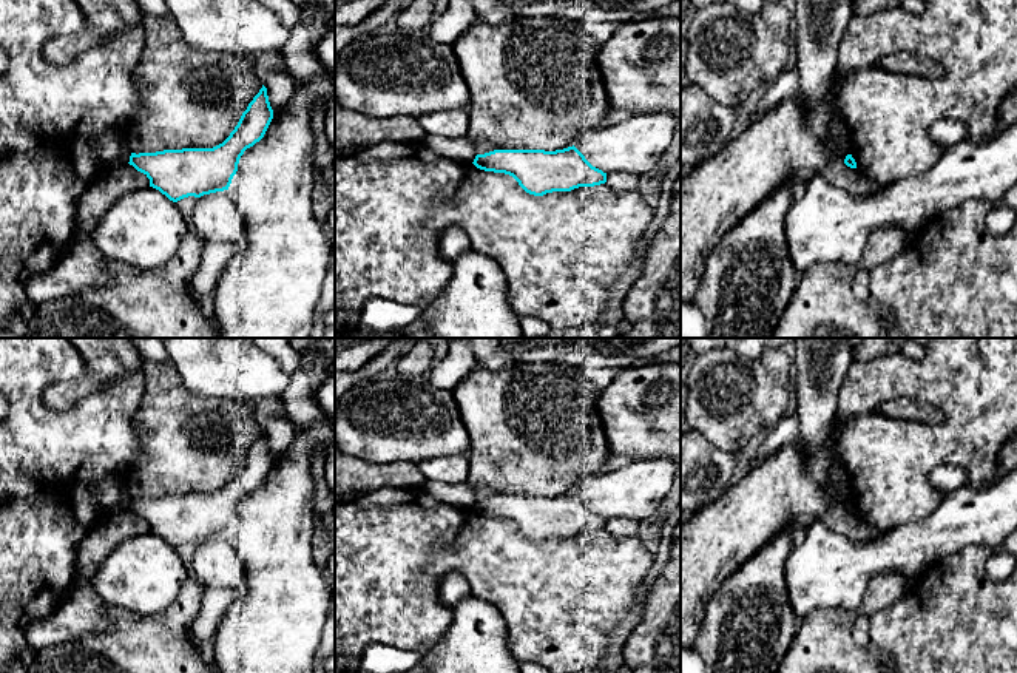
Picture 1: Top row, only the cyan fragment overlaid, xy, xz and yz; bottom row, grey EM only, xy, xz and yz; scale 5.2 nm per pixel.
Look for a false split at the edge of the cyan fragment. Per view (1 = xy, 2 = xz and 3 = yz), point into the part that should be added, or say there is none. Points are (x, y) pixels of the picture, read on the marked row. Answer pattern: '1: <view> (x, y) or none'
1: none
2: none
3: none

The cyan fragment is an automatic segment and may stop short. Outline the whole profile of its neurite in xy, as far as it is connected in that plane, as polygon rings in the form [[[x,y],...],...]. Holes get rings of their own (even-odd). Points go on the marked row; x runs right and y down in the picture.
[[[262,85],[222,144],[213,148],[131,153],[128,164],[150,179],[150,187],[173,202],[224,191],[238,171],[241,156],[264,137],[272,119],[273,110]]]

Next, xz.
[[[573,145],[563,150],[494,150],[477,154],[477,168],[512,176],[529,194],[571,191],[606,182],[606,173],[593,167]]]

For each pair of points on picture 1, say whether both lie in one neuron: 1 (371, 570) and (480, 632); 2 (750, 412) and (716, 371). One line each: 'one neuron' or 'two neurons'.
1: two neurons
2: one neuron

